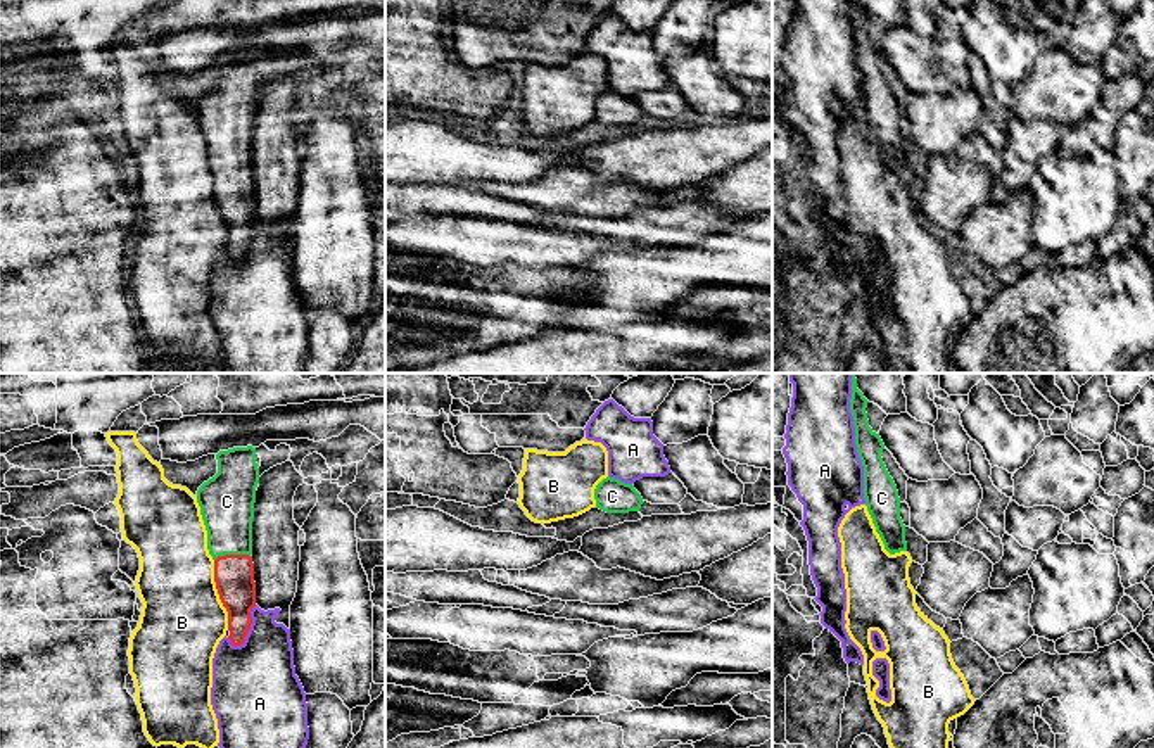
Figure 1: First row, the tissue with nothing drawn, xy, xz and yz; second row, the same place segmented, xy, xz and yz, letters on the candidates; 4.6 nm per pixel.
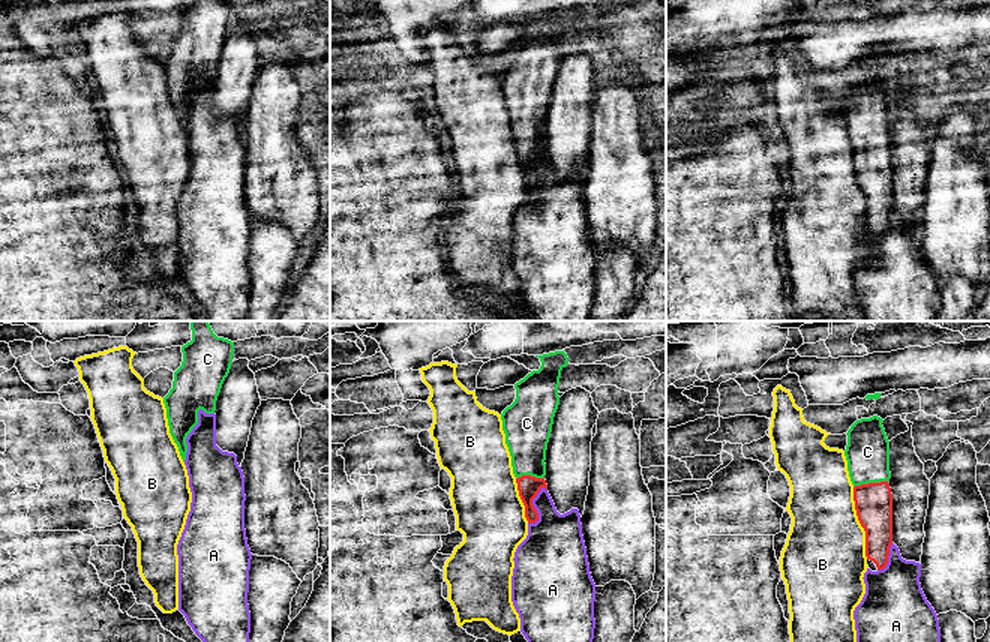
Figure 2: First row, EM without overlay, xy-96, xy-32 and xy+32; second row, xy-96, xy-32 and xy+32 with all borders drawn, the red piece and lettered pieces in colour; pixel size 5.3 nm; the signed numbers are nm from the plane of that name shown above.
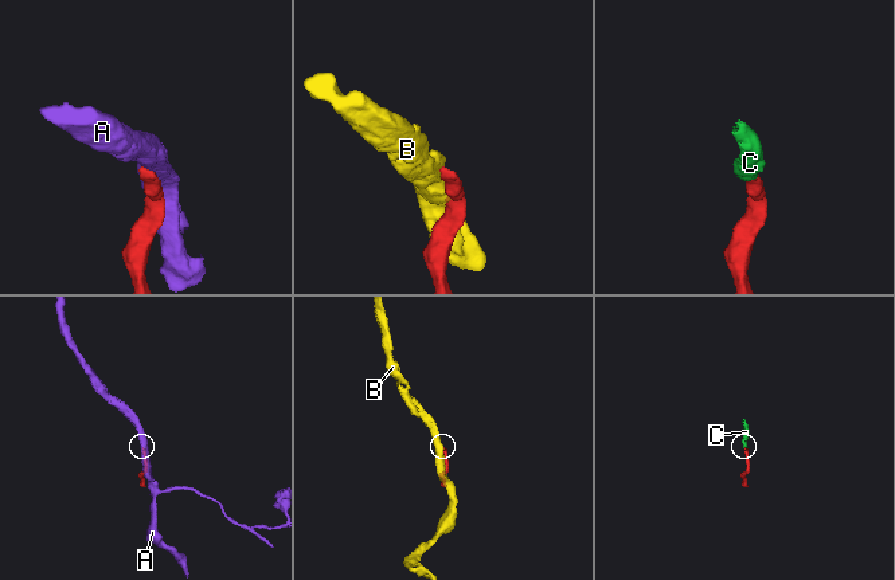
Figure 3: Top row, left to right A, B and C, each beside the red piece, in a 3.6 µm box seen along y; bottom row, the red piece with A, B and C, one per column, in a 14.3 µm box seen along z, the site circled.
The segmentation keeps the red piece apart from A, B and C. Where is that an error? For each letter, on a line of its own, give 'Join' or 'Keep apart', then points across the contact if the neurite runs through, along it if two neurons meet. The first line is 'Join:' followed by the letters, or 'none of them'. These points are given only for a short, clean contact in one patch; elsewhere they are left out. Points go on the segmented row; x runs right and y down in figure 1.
Join: C
A: Keep apart
B: Keep apart
C: Join. Path across: xy (234, 574), (232, 555), (227, 501)

